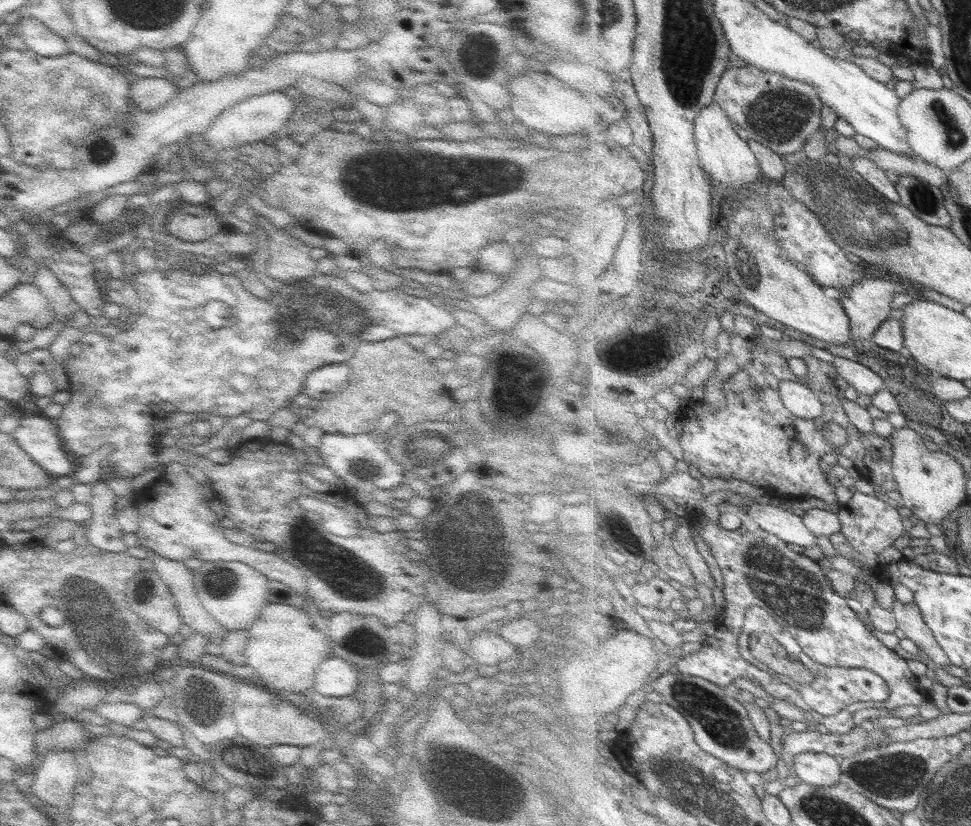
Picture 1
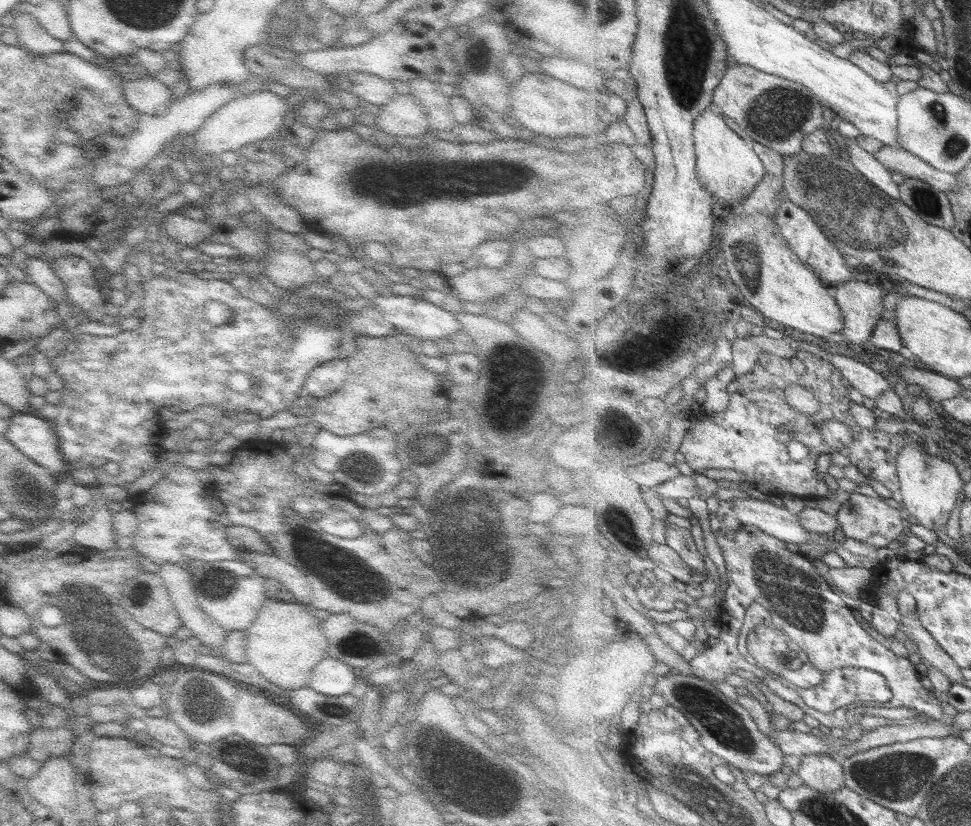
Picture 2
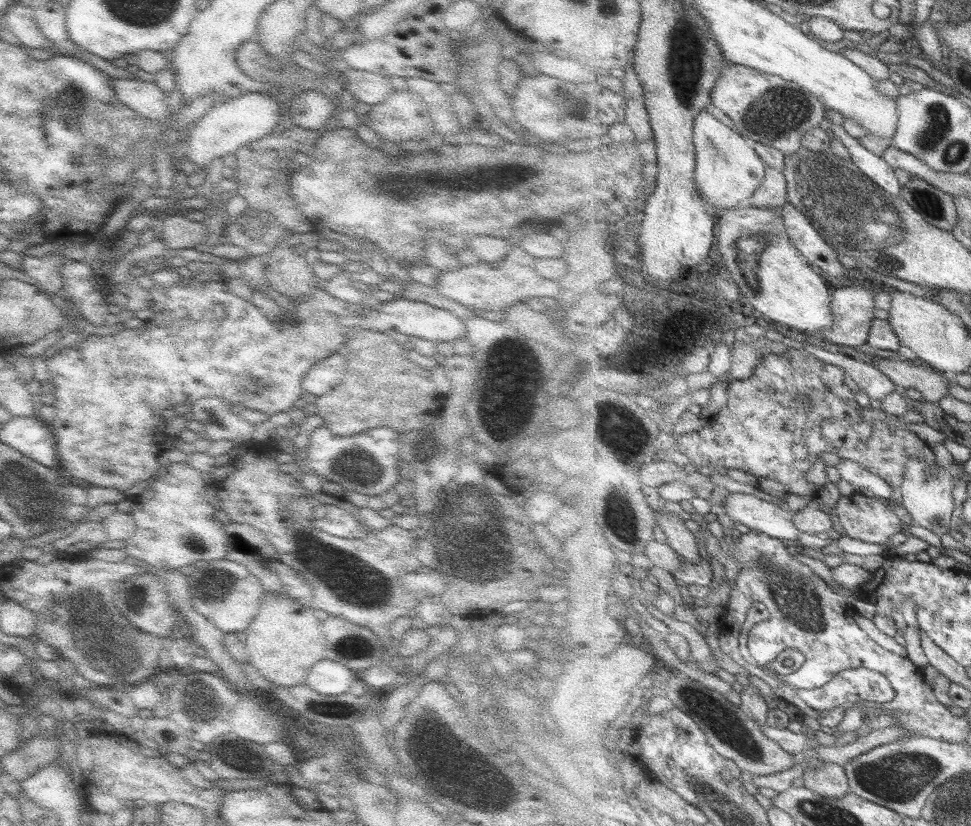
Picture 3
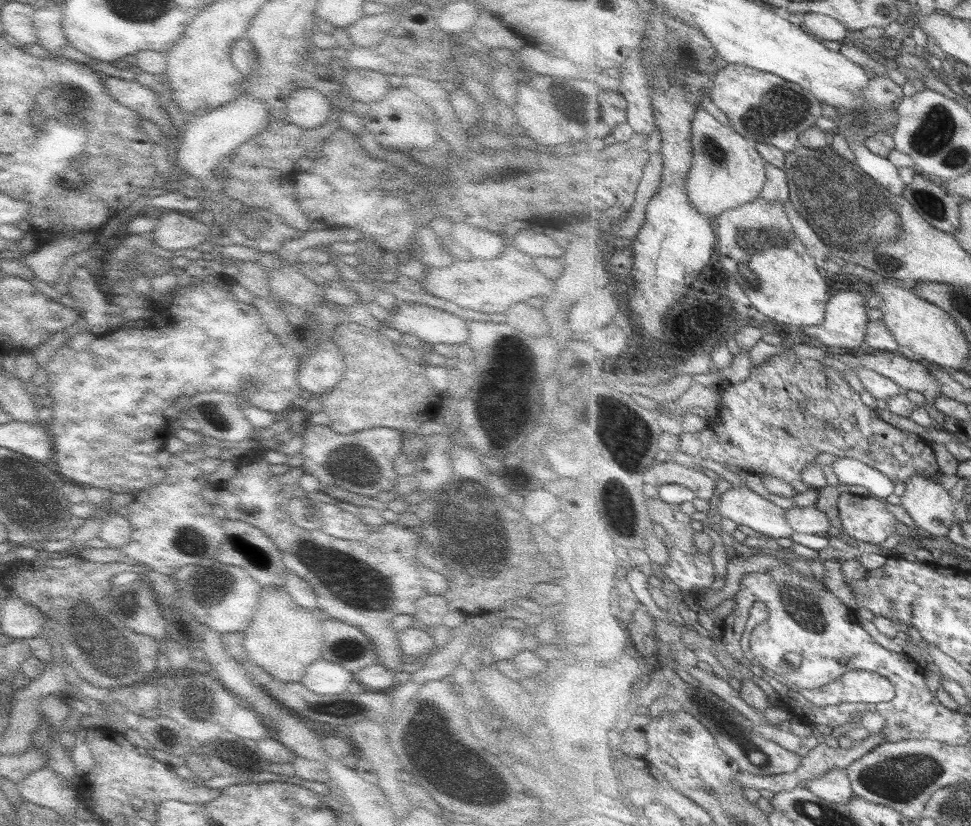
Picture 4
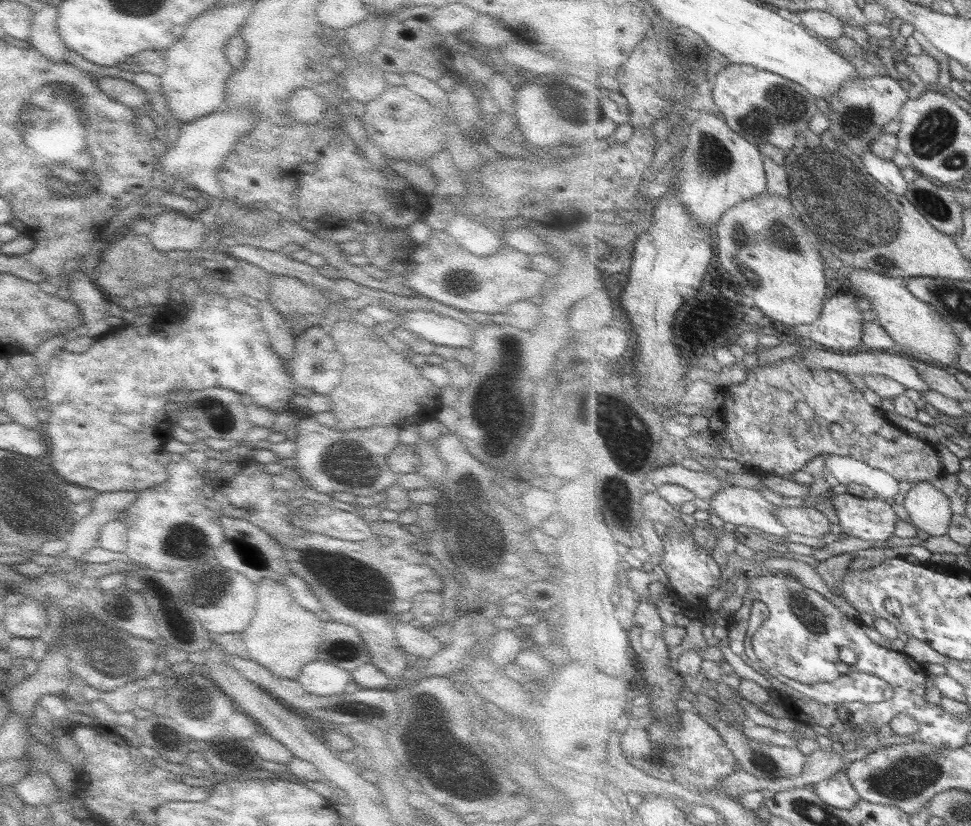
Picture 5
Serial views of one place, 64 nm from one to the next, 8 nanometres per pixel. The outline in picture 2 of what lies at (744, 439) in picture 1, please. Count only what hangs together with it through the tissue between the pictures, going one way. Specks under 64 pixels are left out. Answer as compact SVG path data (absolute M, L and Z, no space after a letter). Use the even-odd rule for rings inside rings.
M762 352L754 370L749 374L737 376L728 386L730 403L727 410L717 412L715 416L701 416L701 424L691 428L691 442L695 442L695 444L689 444L689 432L687 432L683 444L680 446L680 451L687 456L689 466L697 472L703 472L703 470L709 470L709 468L734 470L742 473L745 480L747 480L747 484L749 482L753 486L768 482L780 490L780 492L769 492L769 496L782 498L784 494L792 494L801 498L830 498L832 494L828 489L828 483L824 481L824 477L819 479L815 475L815 464L817 464L817 458L821 454L831 455L834 452L839 452L846 456L853 465L858 466L867 476L882 482L892 492L899 491L901 481L897 472L897 459L902 448L908 443L906 436L903 433L889 433L884 423L873 428L859 426L849 412L854 402L851 401L851 398L847 395L847 390L843 387L841 380L845 378L842 372L827 359L823 359L821 370L823 370L823 382L819 383L820 409L815 414L806 415L793 408L789 404L786 395L788 386L803 382L801 374L795 372L795 368L793 368L793 364L788 358ZM791 442L800 442L805 445L808 448L808 455L800 460L791 458L791 452L789 452Z

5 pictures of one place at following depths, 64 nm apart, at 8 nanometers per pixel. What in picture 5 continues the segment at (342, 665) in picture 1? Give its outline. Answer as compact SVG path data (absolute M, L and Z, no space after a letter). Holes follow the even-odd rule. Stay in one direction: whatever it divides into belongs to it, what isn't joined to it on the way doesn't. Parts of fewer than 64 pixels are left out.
M316 659L309 662L309 664L305 664L305 667L301 670L296 680L307 693L325 697L347 692L345 690L345 688L349 687L347 686L347 682L352 682L350 672L341 669L339 666L334 666Z

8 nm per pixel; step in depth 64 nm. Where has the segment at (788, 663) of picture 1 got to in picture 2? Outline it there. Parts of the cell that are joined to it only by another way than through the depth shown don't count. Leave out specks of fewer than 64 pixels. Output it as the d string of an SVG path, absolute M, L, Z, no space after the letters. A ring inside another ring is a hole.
M743 525L739 530L736 530L735 539L729 540L723 535L723 529L720 531L712 531L715 540L725 560L727 568L726 576L728 581L728 588L725 591L725 599L720 604L721 614L720 617L723 626L727 630L723 630L721 635L710 643L709 648L706 647L704 652L696 654L695 658L689 661L689 667L693 674L699 679L709 682L725 682L725 676L735 672L737 668L741 670L753 671L753 666L741 656L738 650L738 639L741 633L742 620L745 618L745 612L753 602L763 604L773 618L773 624L769 626L757 626L748 636L748 650L756 665L760 668L757 672L753 672L757 679L762 682L767 682L765 671L771 671L777 674L777 677L787 683L788 686L799 689L807 689L819 686L823 683L824 676L829 671L835 668L865 668L865 670L873 670L883 674L888 680L888 686L891 688L893 697L890 702L883 704L887 708L913 708L918 712L916 720L920 716L928 716L930 720L938 720L944 724L954 724L954 716L945 714L945 710L941 708L941 702L937 700L937 696L932 690L927 690L921 682L922 675L917 672L917 668L911 664L908 658L901 658L895 656L889 648L885 648L883 644L879 644L861 624L859 624L859 616L854 608L849 607L847 598L835 590L820 573L820 570L802 552L795 554L787 550L787 542L780 538L775 538L773 535L765 534L765 531L759 528ZM789 643L797 644L803 653L811 662L805 662L804 667L799 671L793 672L788 666L789 660Z

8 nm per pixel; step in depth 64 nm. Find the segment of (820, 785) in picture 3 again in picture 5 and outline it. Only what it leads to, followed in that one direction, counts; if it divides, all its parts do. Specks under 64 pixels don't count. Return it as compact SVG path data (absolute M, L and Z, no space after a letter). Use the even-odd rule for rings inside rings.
M839 772L823 782L818 782L812 789L821 797L822 802L843 810L851 810L862 799L849 780L847 772Z

